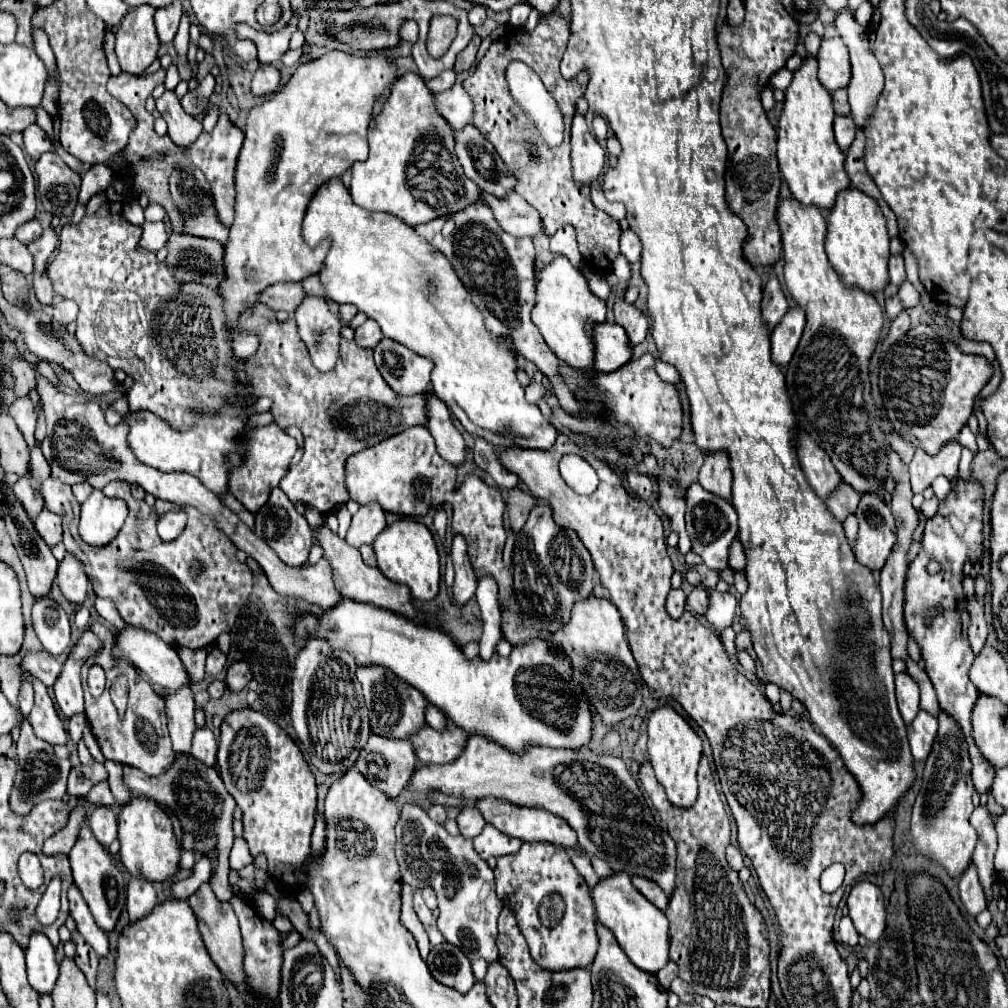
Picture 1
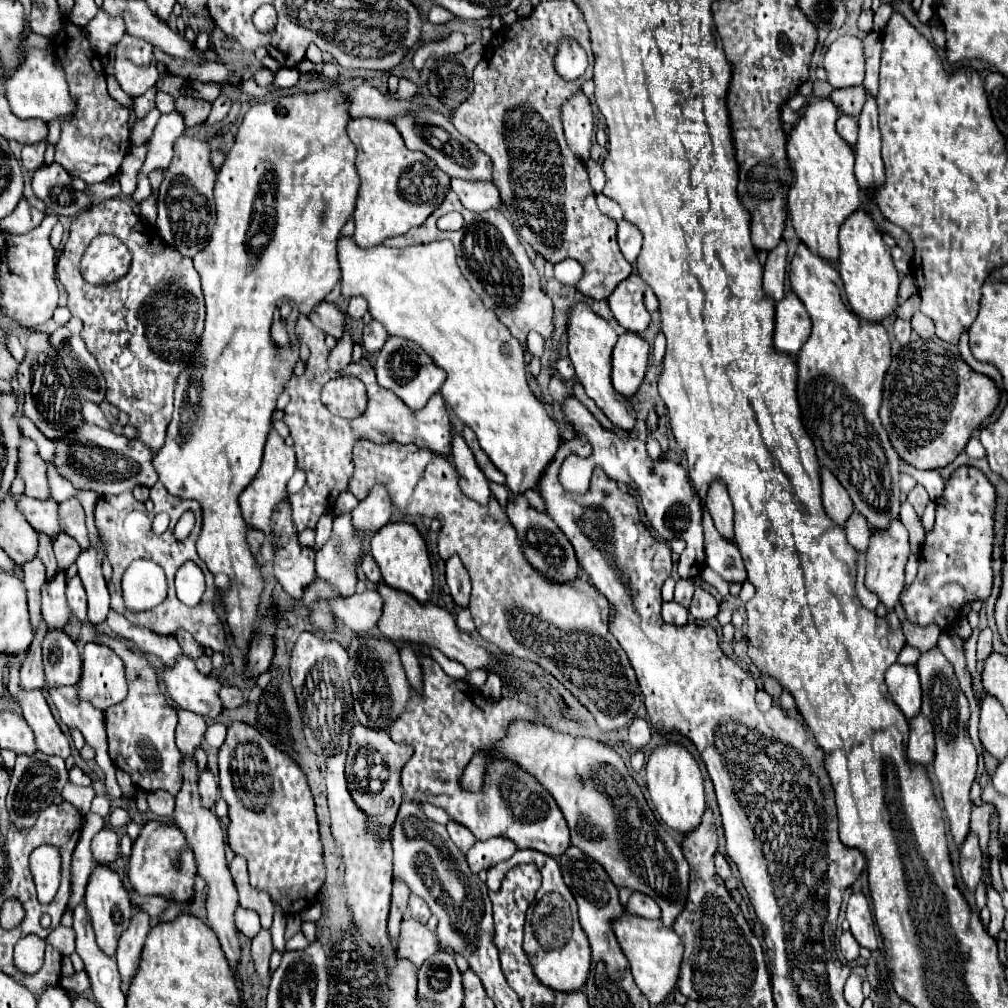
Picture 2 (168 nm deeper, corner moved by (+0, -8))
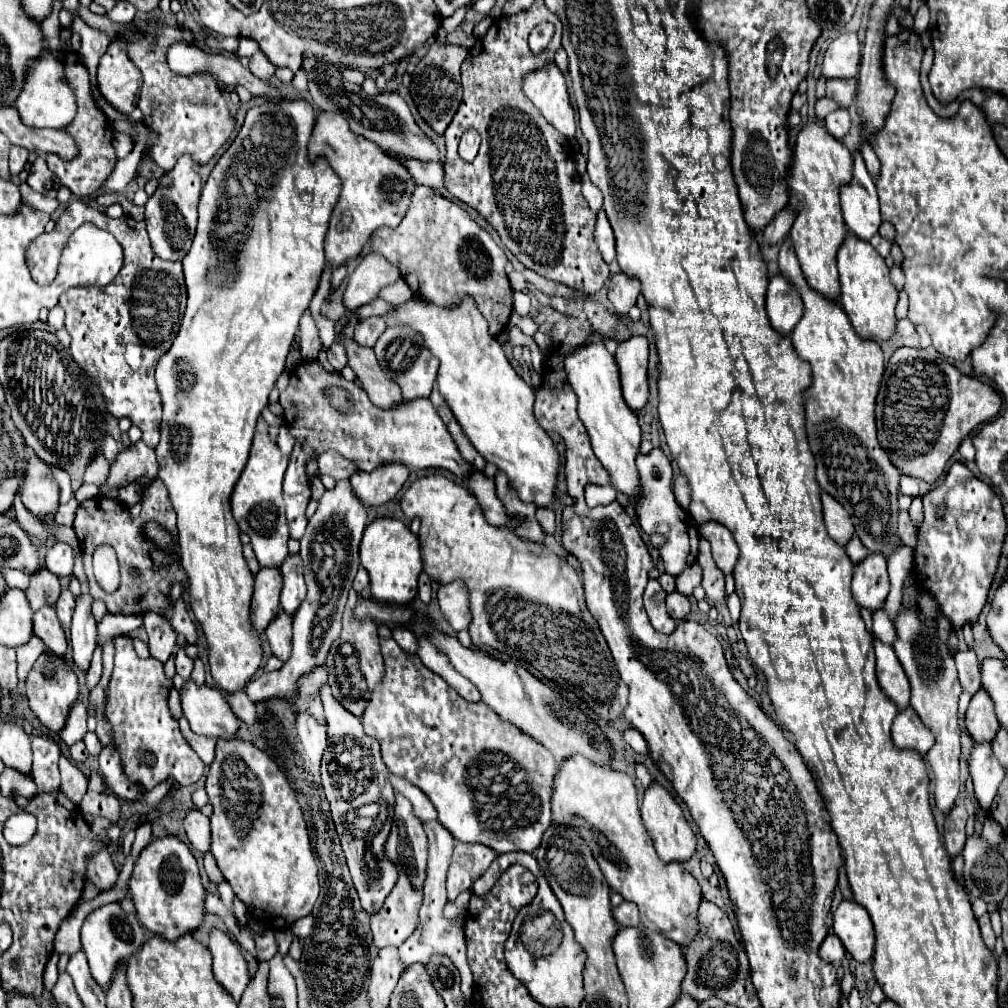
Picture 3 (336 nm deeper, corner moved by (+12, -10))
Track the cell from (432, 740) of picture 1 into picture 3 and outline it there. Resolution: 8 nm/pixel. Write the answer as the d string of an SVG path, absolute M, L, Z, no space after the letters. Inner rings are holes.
M381 639L381 653L385 659L385 681L373 691L369 705L363 713L363 727L365 733L375 737L381 743L381 753L383 753L383 763L387 765L389 773L407 779L415 787L419 787L435 805L439 811L439 821L441 825L451 831L451 835L457 841L463 843L483 843L497 853L509 853L509 851L525 851L533 853L541 845L541 837L545 829L551 825L551 783L553 783L553 773L557 771L557 763L553 755L539 743L533 741L533 737L525 737L521 729L509 725L507 721L501 721L497 713L493 713L485 703L469 703L461 699L461 695L451 689L437 673L427 669L417 655L405 653L395 639ZM503 753L517 771L525 773L525 781L515 785L511 783L509 787L505 781L495 779L491 773L485 773L485 767L493 767L489 763L489 755ZM479 765L479 783L503 783L503 789L489 789L485 791L485 799L491 799L491 813L489 807L477 809L477 797L475 797L475 787L469 779L469 769Z

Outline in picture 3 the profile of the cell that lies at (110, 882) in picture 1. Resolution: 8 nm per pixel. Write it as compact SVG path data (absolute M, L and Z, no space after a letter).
M103 905L87 915L81 927L81 945L89 961L89 969L93 979L105 989L111 983L113 967L119 961L125 961L133 951L137 951L145 941L143 929L137 923L135 915L127 915L119 905Z

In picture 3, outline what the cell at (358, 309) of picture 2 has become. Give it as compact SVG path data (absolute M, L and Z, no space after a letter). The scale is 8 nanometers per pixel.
M367 253L359 267L349 275L349 283L343 295L343 305L347 311L353 311L359 305L373 301L381 289L393 285L401 273L383 257Z

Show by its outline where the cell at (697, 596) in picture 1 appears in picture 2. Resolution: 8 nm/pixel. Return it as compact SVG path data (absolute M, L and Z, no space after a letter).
M679 579L677 587L675 587L675 601L681 603L683 607L689 607L689 603L693 599L693 591L695 591L693 579Z

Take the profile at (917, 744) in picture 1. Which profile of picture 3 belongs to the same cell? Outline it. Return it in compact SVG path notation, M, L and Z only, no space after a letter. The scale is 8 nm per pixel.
M911 707L899 711L899 715L893 721L891 733L893 733L893 743L897 745L897 749L915 751L921 757L925 757L925 753L935 743L931 731L923 725L923 721L917 717L917 713Z

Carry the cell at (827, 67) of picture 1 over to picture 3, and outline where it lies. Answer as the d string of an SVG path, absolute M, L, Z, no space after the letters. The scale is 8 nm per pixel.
M845 33L833 39L823 55L821 71L827 79L857 77L861 61L861 43L855 33Z

